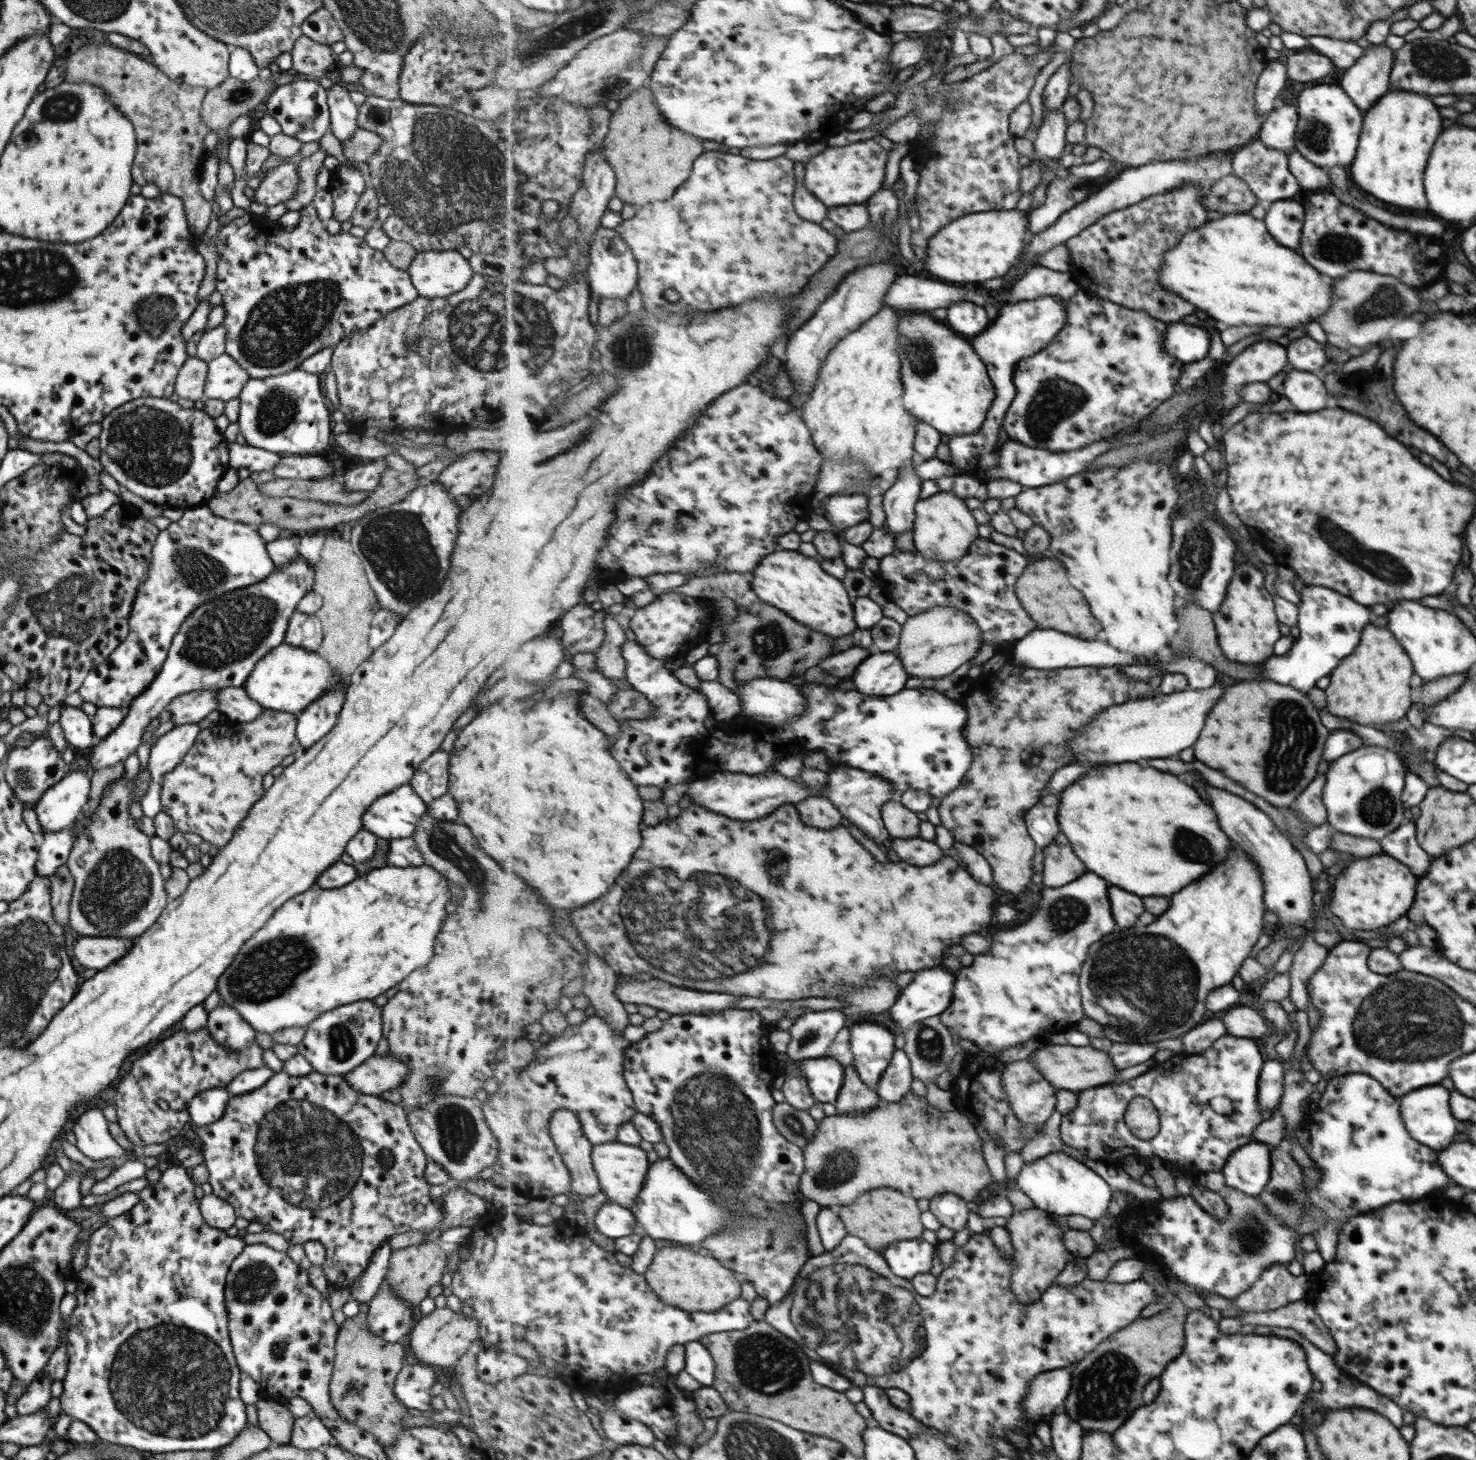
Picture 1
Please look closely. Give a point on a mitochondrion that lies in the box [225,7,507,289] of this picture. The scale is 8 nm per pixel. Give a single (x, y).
(477, 64)

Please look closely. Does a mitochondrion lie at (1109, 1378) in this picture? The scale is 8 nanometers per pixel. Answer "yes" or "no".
yes

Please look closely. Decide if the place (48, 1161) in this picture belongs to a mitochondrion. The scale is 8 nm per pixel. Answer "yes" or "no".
no

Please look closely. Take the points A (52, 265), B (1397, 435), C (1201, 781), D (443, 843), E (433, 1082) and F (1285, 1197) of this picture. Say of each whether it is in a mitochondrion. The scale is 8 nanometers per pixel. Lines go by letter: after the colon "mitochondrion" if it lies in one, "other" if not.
A: mitochondrion
B: other
C: other
D: mitochondrion
E: mitochondrion
F: mitochondrion

